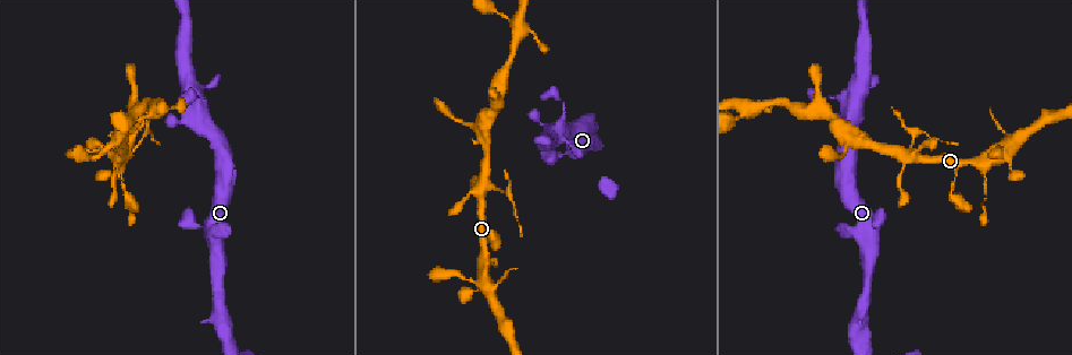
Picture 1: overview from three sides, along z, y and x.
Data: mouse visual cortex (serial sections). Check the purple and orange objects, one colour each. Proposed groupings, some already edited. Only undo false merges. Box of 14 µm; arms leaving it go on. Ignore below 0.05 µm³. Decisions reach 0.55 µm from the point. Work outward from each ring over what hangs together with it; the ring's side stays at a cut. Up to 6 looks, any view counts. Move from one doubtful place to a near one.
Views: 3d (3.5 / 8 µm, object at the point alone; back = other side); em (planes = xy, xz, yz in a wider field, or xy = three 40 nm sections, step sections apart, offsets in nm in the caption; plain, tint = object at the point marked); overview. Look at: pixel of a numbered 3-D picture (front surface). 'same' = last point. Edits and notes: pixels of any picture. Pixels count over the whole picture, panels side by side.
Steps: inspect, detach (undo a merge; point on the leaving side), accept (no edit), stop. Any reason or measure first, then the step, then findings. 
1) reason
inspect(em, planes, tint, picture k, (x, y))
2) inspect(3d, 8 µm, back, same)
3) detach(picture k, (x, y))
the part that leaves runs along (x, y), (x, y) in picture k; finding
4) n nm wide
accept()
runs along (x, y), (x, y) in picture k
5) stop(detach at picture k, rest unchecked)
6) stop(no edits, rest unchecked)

thick turns thin
inspect(3d, 3.5 µm, picture 1, (220, 233))

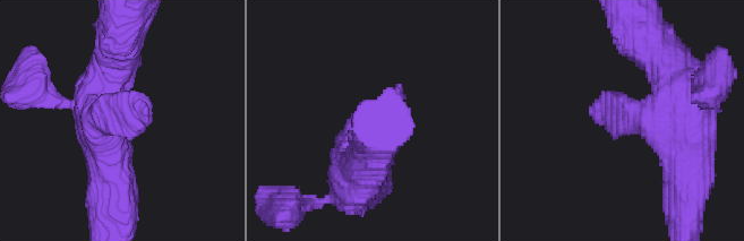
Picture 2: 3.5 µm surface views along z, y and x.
inspect(em, xy, step 2, tint, picture 2, (628, 126))

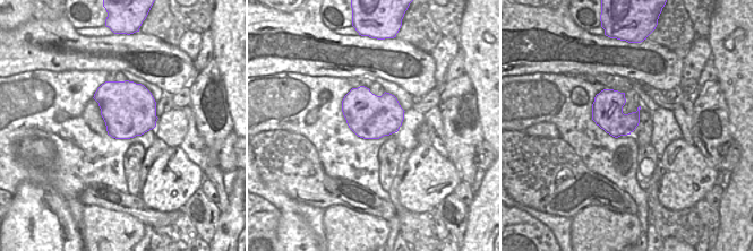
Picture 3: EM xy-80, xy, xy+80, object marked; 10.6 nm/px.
accept()
runs along (357, 172), (350, 149), (399, 88) in picture 2; all the same cell

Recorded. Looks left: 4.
sharp bend
inspect(3d, 3.5 µm, picture 1, (500, 191))

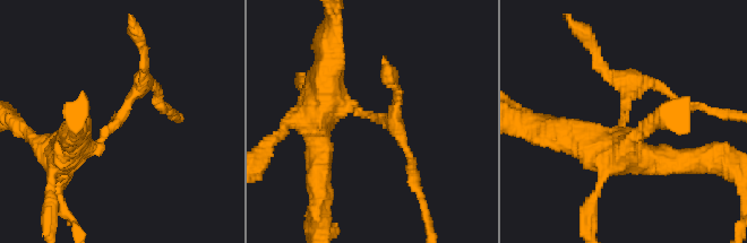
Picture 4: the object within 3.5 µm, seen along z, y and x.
arms of 200, 500 nm
inspect(em, xy, step 3, tint, picture 4, (116, 122))

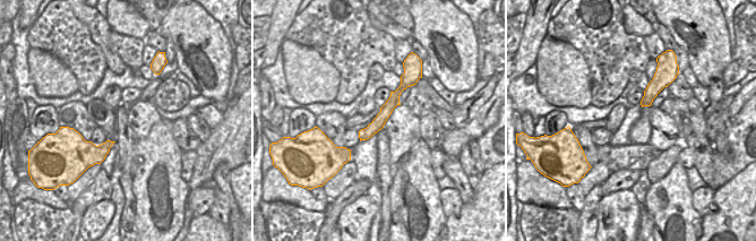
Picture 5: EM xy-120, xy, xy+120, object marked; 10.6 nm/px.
detach(picture 4, (127, 104))
the part that leaves runs along (102, 136), (137, 90), (144, 52) in picture 4; two cells meet here

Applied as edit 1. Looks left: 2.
stop(detach at picture 4, rest unchecked)

